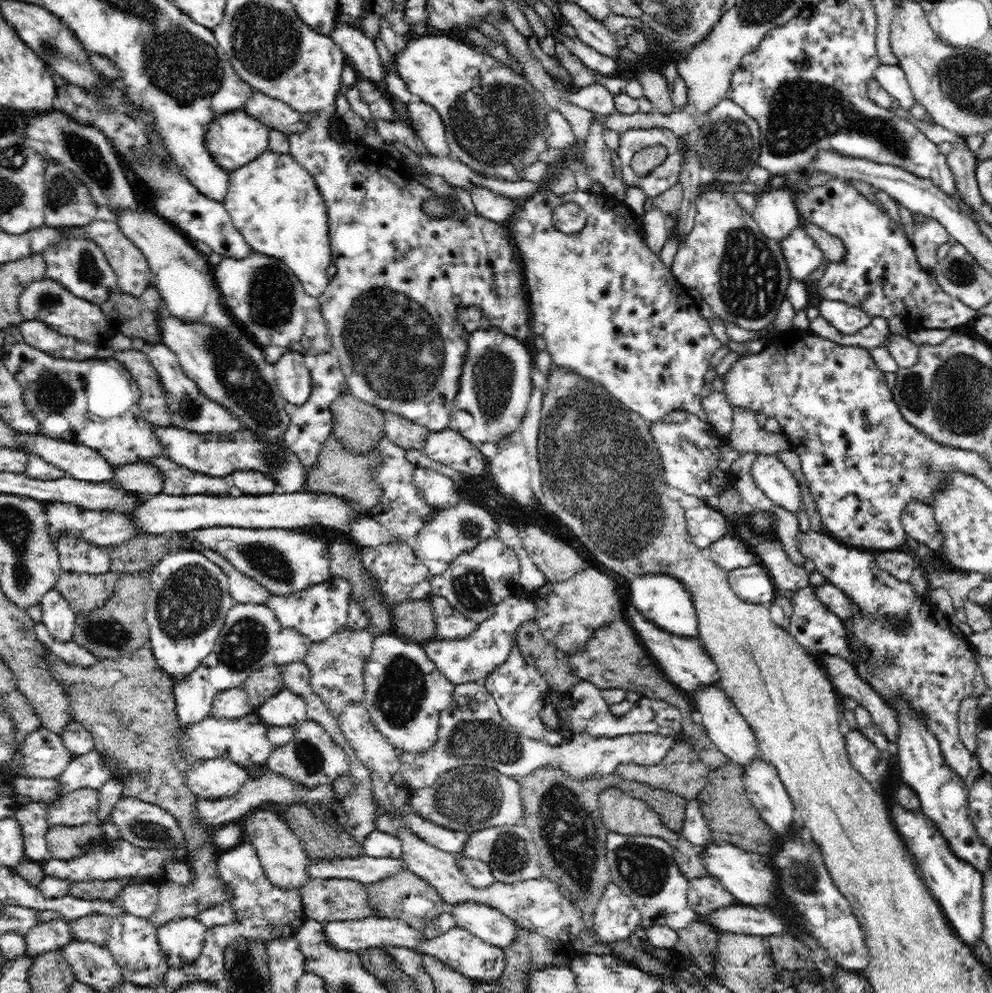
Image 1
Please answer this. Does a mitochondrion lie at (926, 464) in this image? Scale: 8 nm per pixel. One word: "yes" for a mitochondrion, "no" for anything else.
yes

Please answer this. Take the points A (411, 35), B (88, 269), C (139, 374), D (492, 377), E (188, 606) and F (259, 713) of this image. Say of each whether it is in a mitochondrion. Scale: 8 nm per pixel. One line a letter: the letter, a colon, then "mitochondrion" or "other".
A: other
B: mitochondrion
C: other
D: mitochondrion
E: mitochondrion
F: other

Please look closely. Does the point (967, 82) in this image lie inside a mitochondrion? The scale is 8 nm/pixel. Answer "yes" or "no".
yes

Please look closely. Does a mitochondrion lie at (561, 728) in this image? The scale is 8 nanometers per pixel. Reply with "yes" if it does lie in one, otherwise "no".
no

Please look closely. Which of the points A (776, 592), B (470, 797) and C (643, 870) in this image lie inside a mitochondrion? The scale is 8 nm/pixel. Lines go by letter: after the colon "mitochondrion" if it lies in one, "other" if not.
A: other
B: mitochondrion
C: mitochondrion

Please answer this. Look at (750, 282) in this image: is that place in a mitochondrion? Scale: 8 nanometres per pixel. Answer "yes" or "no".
yes

